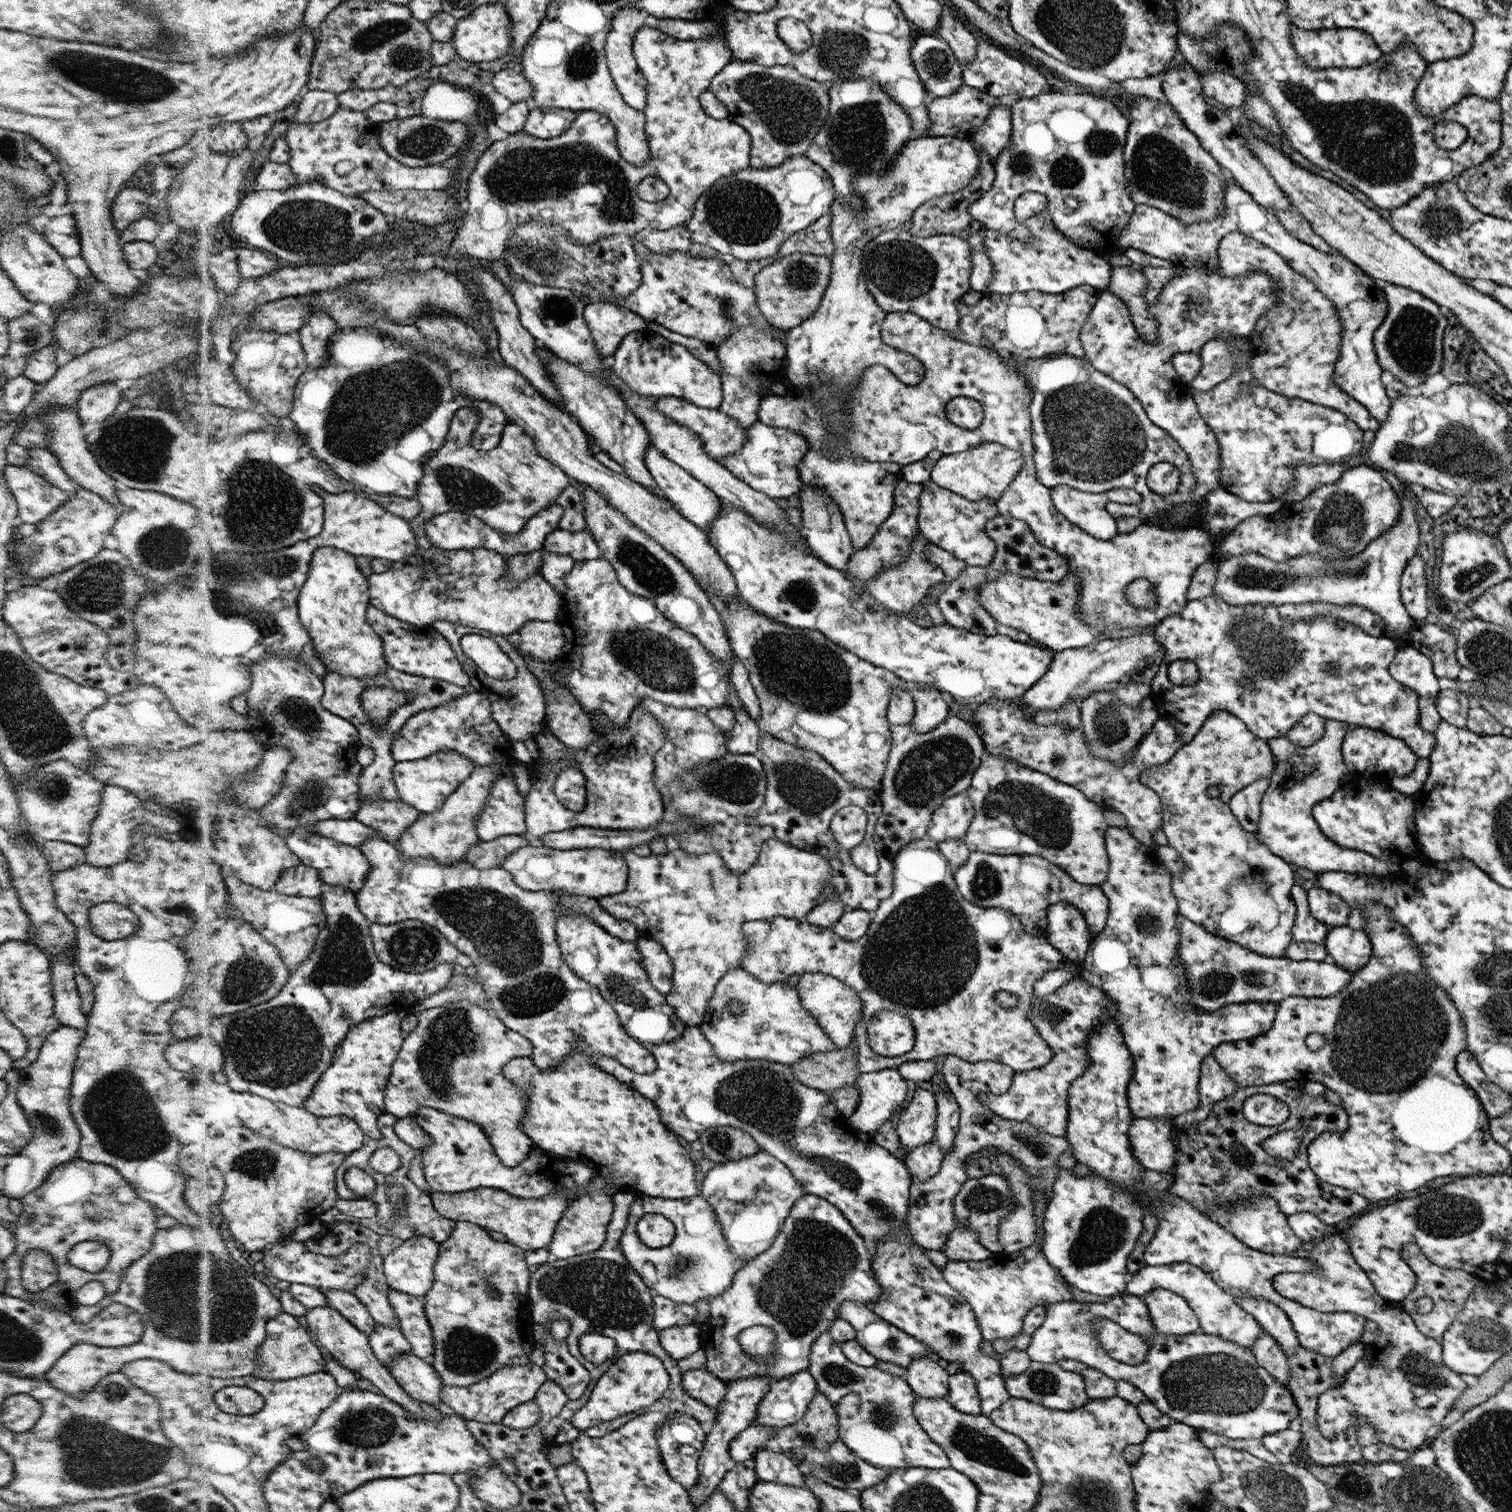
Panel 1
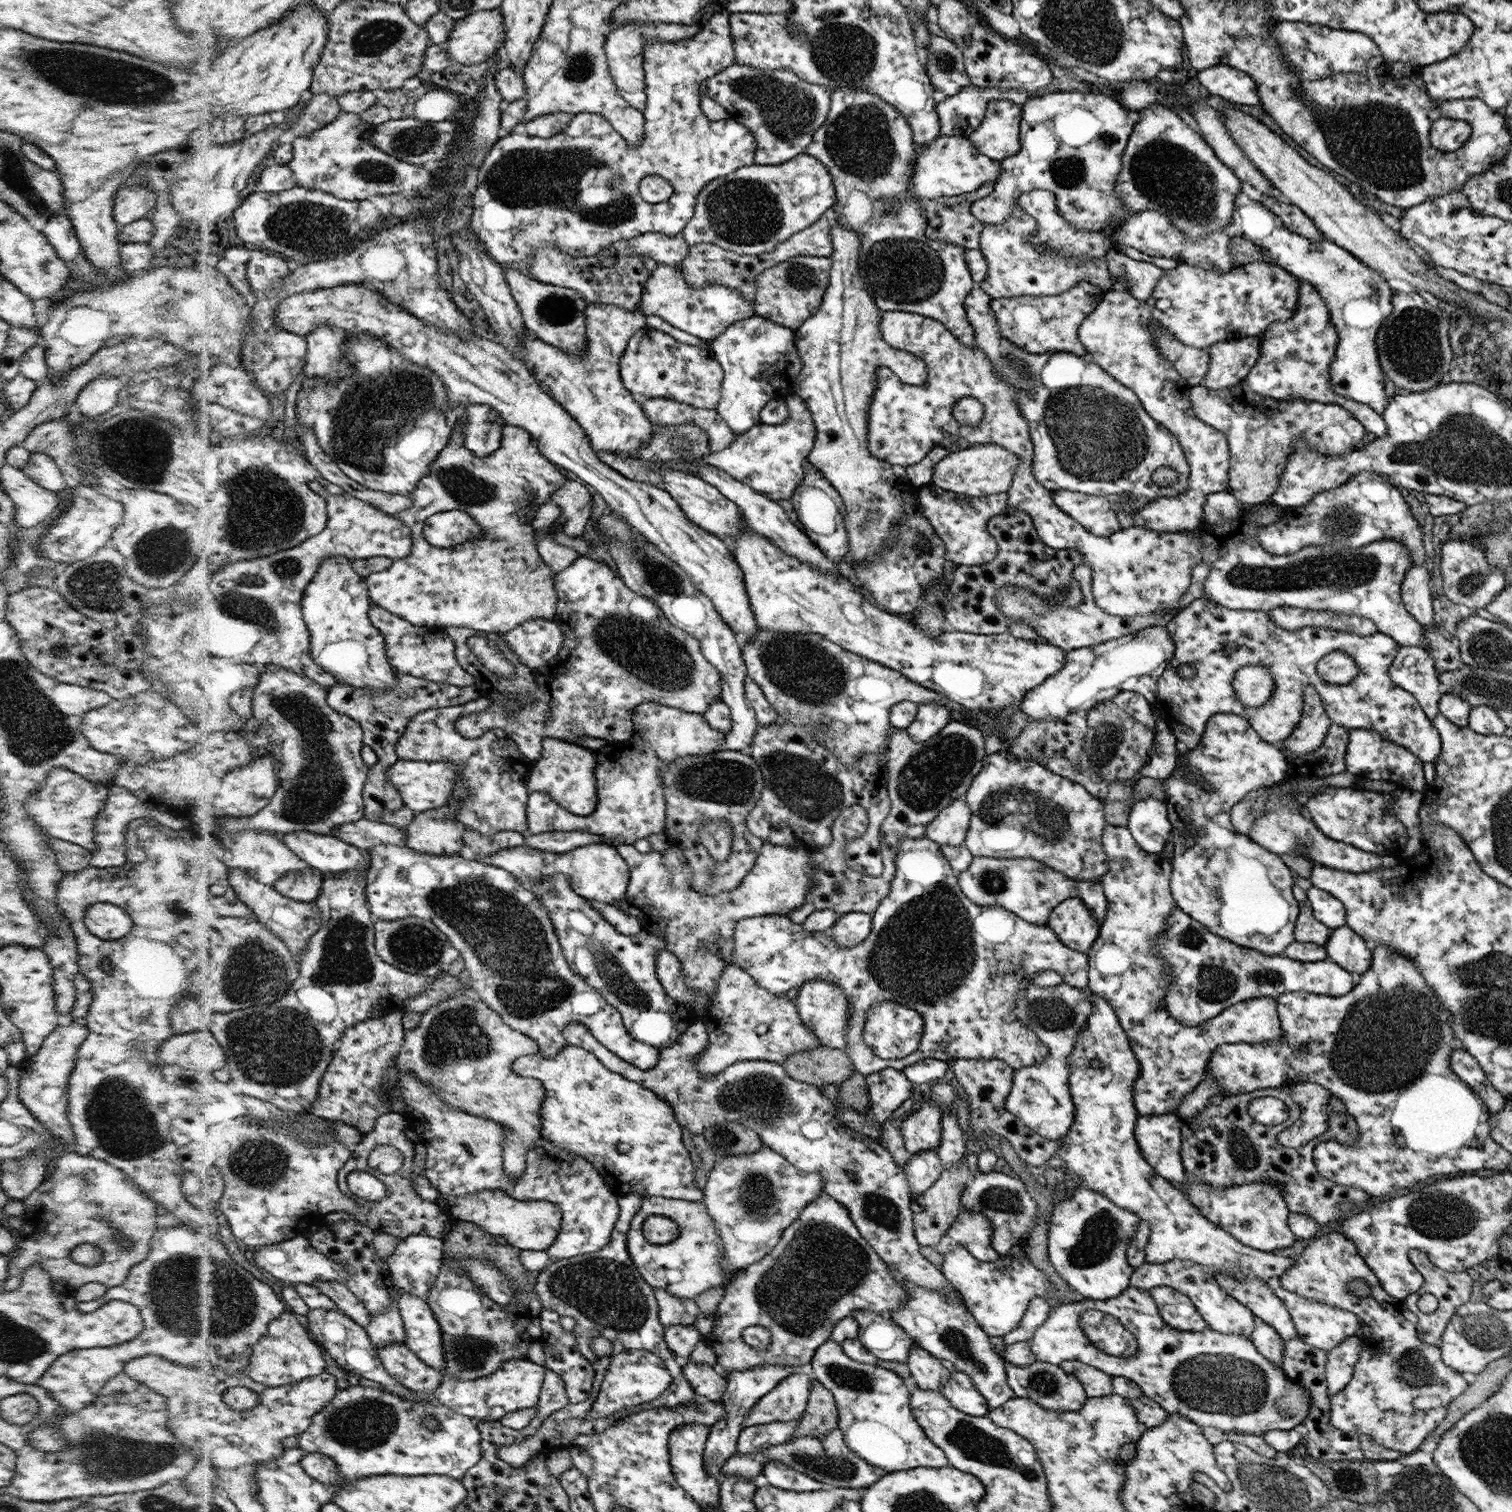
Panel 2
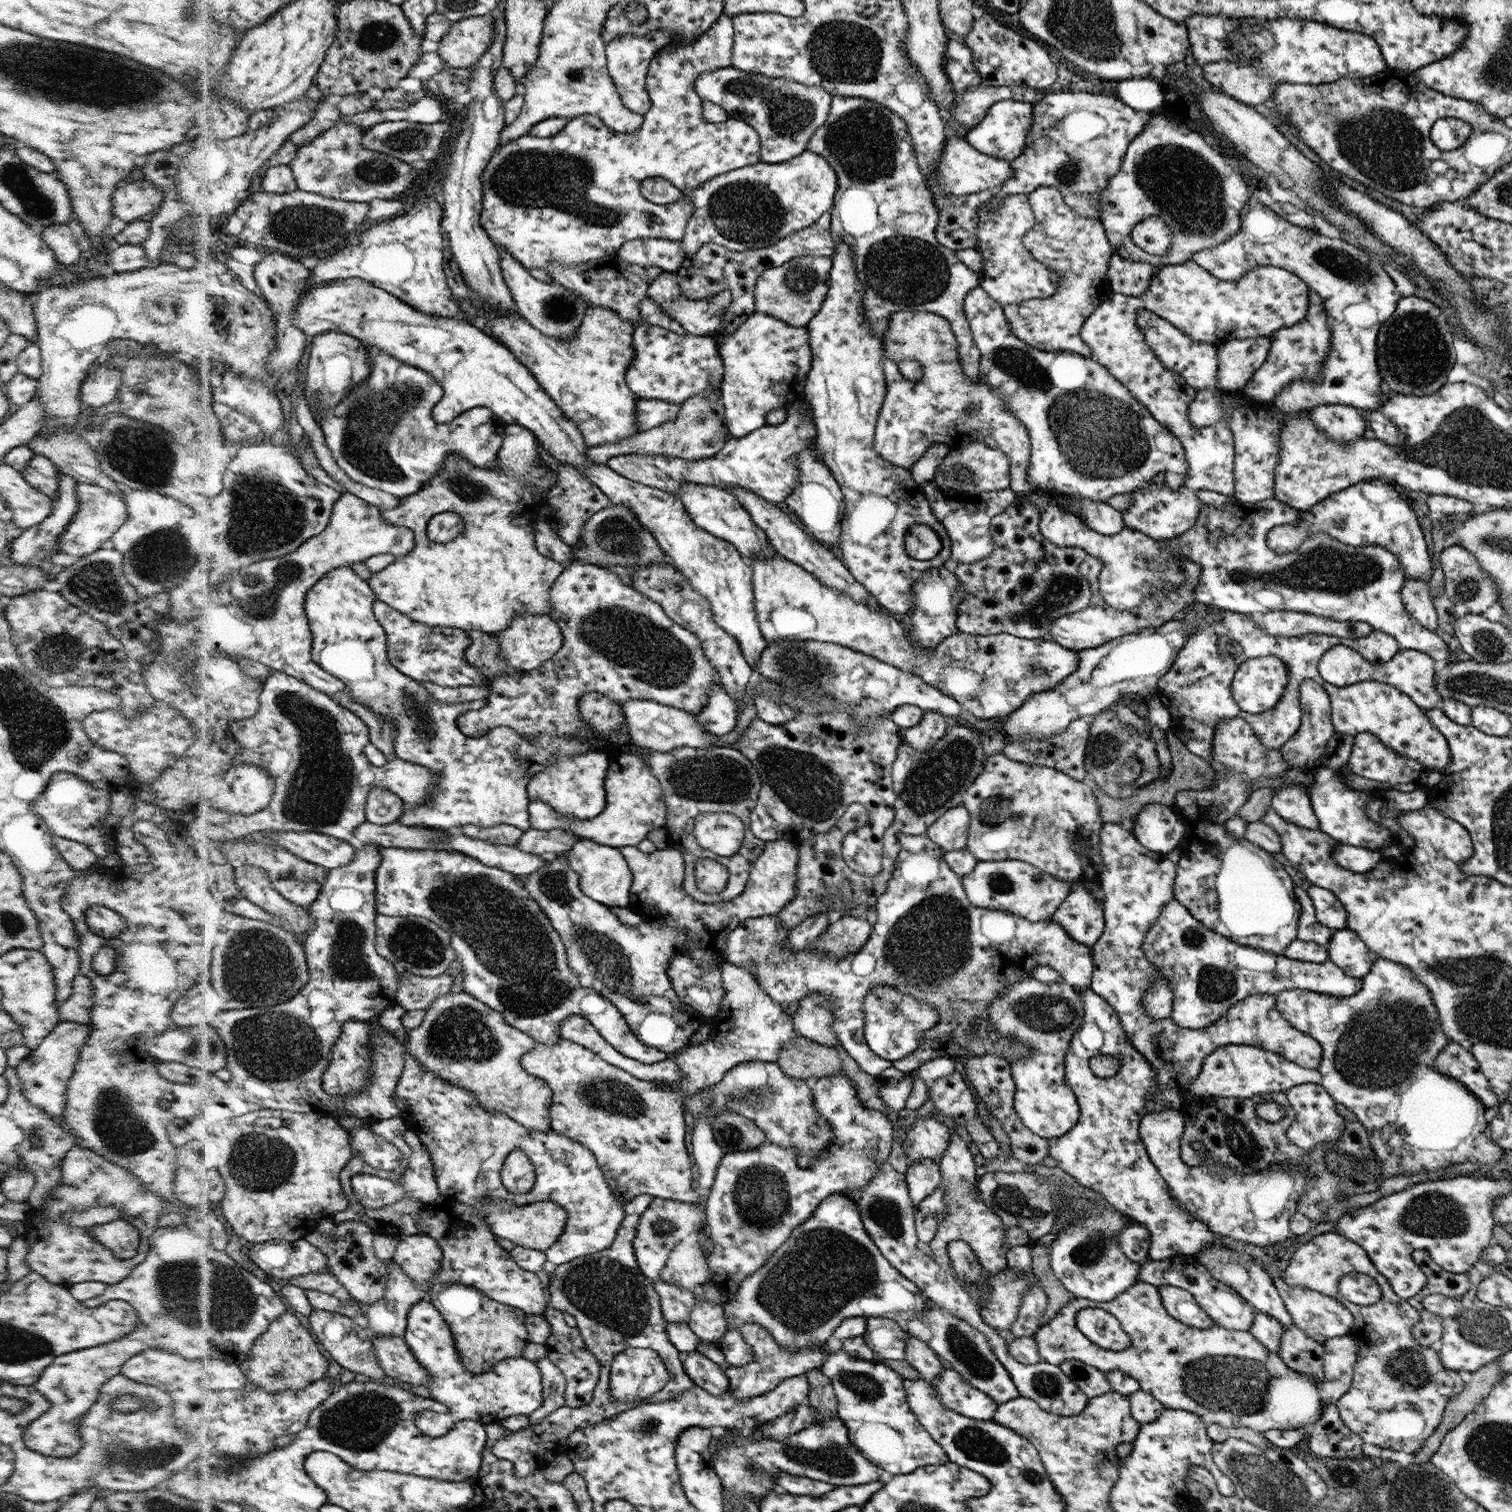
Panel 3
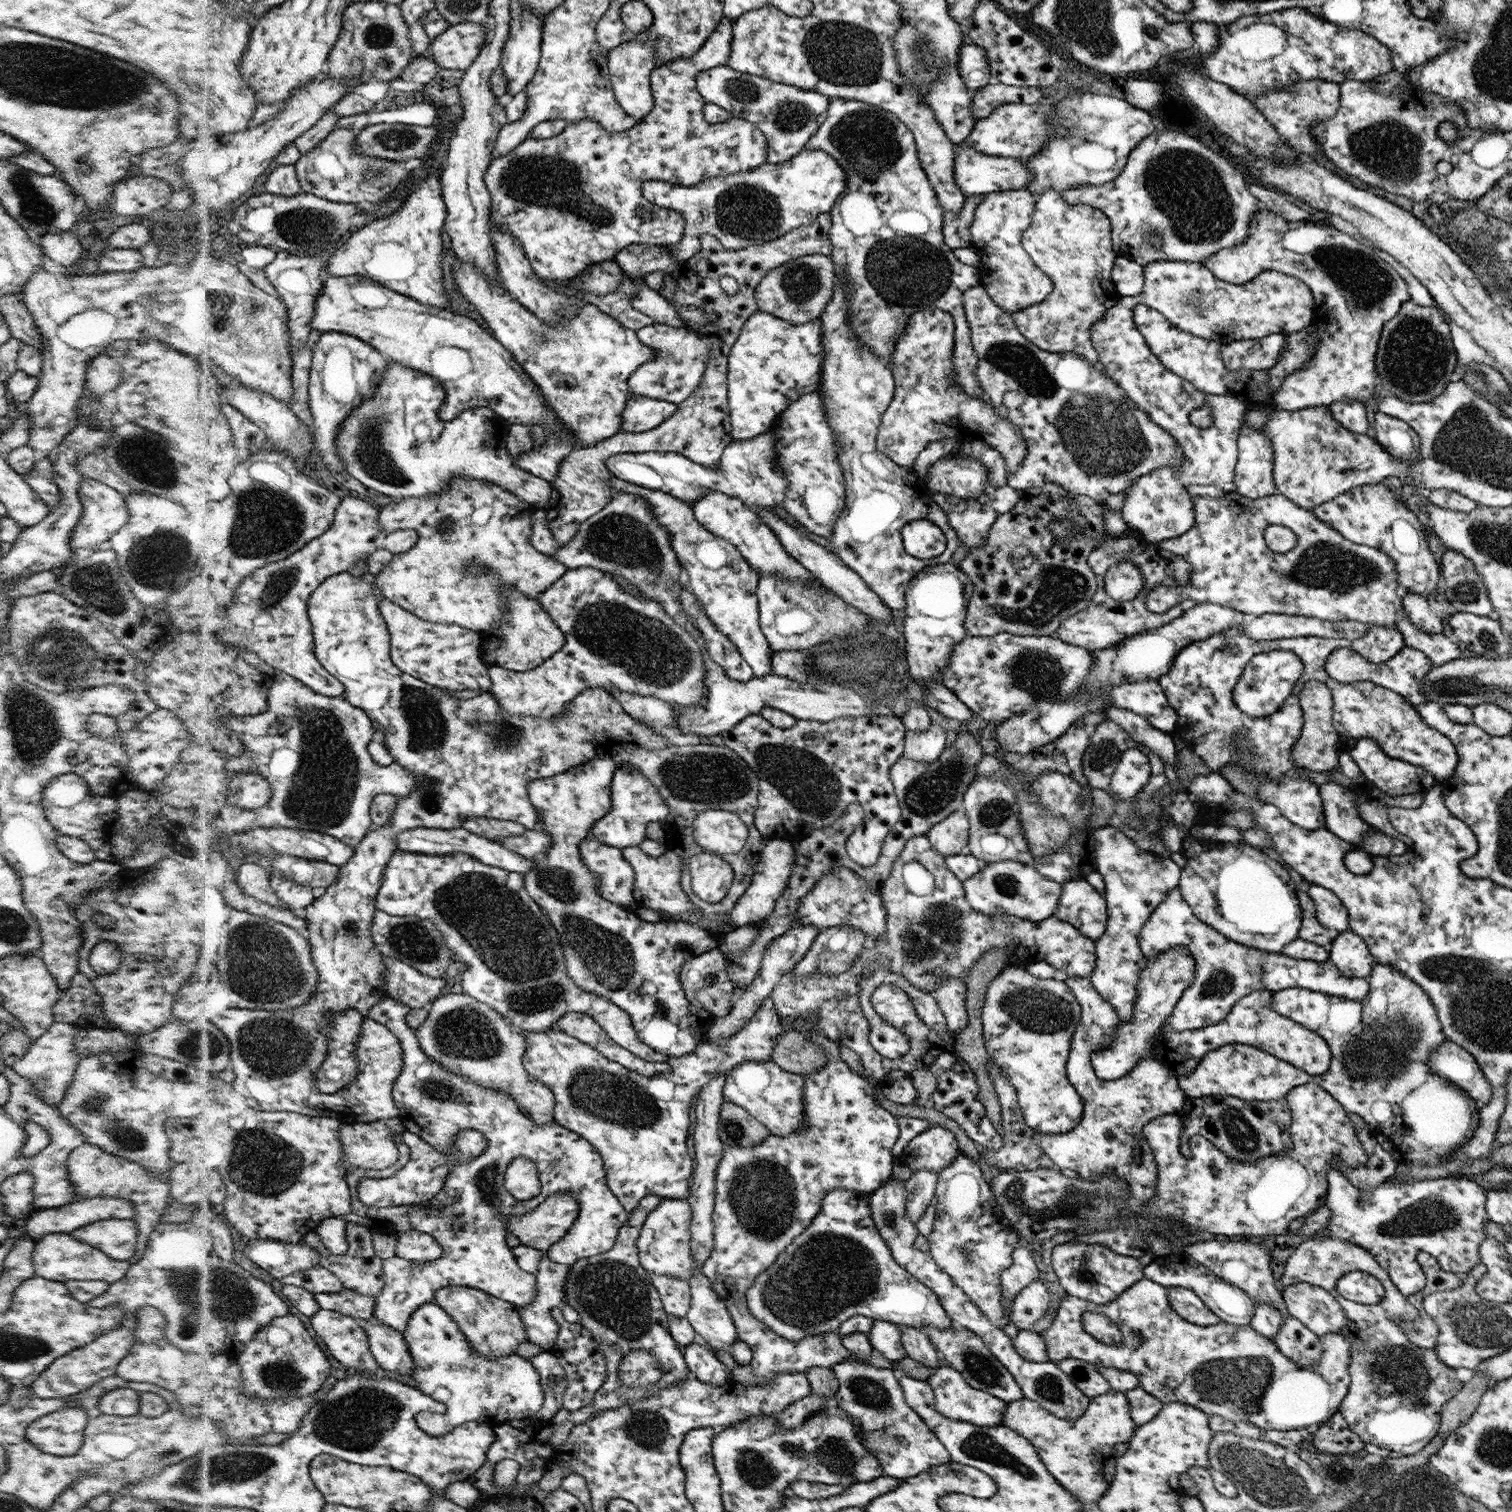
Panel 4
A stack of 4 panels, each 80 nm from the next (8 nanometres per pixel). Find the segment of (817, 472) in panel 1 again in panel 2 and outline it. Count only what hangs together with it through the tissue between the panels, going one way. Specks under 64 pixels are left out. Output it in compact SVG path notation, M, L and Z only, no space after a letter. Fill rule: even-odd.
M940 136L924 148L917 146L916 174L911 179L911 192L920 203L943 197L974 194L984 183L994 183L1003 174L1000 162L984 156L966 137ZM834 220L832 223L831 236L834 240L834 254L831 256L830 286L826 289L826 294L823 296L822 306L819 307L819 310L816 311L810 319L806 320L802 326L795 329L795 332L798 333L798 340L796 340L796 343L798 343L799 356L802 356L803 361L802 372L796 376L796 394L803 397L806 401L808 409L815 421L815 429L817 430L816 438L814 438L814 446L812 446L812 450L810 450L808 454L806 465L811 465L816 471L822 473L822 477L824 477L824 479L836 489L838 495L842 498L842 503L844 503L845 506L844 524L849 538L850 555L848 556L848 561L856 571L856 576L861 582L862 587L867 588L868 592L870 592L870 596L872 596L872 598L874 598L883 609L885 608L888 613L895 613L899 616L909 617L919 608L925 588L933 580L944 574L944 562L947 560L947 557L945 556L945 543L943 542L942 537L939 536L939 533L935 532L934 525L930 523L930 520L927 520L926 513L923 512L919 501L918 490L920 490L920 487L911 484L911 481L907 476L906 467L878 460L872 455L870 449L868 449L867 436L868 432L870 432L870 417L872 410L871 400L874 399L875 388L878 387L878 369L887 366L904 383L918 386L927 379L927 366L925 365L925 362L915 354L896 350L883 339L882 311L875 303L875 299L870 291L866 288L865 282L862 278L862 270L859 269L858 252L862 249L863 238L861 234L855 230L849 229L846 225L838 222L838 220ZM919 536L925 536L925 538L929 540L929 546L931 546L931 551L929 553L920 554L918 551L915 551L915 542Z

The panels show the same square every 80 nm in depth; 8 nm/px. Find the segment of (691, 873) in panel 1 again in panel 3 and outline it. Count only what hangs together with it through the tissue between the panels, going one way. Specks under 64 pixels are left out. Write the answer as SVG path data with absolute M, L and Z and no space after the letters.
M787 837L765 841L762 854L754 861L746 888L740 896L721 903L697 901L683 890L685 860L682 853L674 849L658 849L652 854L640 852L635 846L620 847L633 871L631 900L628 908L639 913L645 922L658 926L681 928L695 934L699 941L687 948L687 956L697 960L701 968L711 968L717 962L726 962L727 938L743 920L777 915L798 893L796 890L796 867L798 866L798 844Z

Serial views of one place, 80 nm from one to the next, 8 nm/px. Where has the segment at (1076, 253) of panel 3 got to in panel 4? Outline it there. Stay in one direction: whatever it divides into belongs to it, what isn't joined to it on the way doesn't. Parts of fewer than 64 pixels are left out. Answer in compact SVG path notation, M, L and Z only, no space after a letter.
M1058 190L1035 197L1034 218L1022 243L1035 264L1054 282L1054 290L1042 303L1032 304L1011 316L1019 331L1040 350L1076 353L1092 364L1098 363L1092 328L1120 298L1113 280L1119 256L1111 236L1111 219L1091 205L1067 204Z

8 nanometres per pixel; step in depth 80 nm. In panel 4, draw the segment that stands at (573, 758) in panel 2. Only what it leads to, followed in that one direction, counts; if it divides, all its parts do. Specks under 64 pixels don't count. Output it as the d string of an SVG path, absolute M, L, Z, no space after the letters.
M603 752L600 756L596 756L594 760L588 760L580 767L572 767L570 771L561 772L559 775L551 777L542 777L536 780L530 780L528 786L526 786L526 794L528 794L528 800L532 804L532 808L536 807L536 830L548 833L551 836L551 847L548 852L542 852L539 856L533 859L534 866L523 875L524 882L526 884L527 894L530 895L536 904L540 905L547 916L552 916L552 924L556 924L556 932L560 932L559 940L564 940L563 953L566 960L567 972L571 975L572 980L579 985L580 988L587 990L588 992L596 993L600 996L607 997L616 1003L616 1006L620 1006L626 1014L630 1015L632 1026L637 1032L638 1038L646 1046L656 1049L658 1052L667 1053L671 1057L683 1057L684 1055L691 1054L692 1051L696 1050L700 1044L704 1041L708 1041L710 1034L710 1026L712 1026L712 1020L714 1017L711 1013L708 1013L706 1009L698 1007L691 1003L686 997L686 991L683 988L680 974L682 974L682 966L687 962L688 959L695 959L697 956L703 955L705 952L715 950L720 947L722 942L718 941L718 937L707 932L707 929L702 928L696 924L690 924L688 922L648 922L642 917L634 913L634 907L632 905L624 906L622 904L614 904L610 900L604 900L603 896L600 895L600 884L595 876L594 872L587 867L586 861L583 860L582 853L580 853L580 844L586 842L586 840L592 838L591 828L598 820L602 819L605 814L610 812L610 783L614 772L616 772L618 766L615 761L612 760L607 752Z

